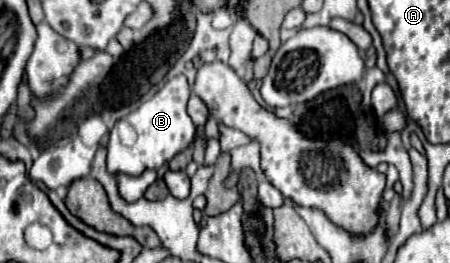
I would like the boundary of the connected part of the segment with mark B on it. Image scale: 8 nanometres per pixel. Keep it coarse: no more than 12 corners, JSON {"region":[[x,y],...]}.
{"region":[[186,76],[170,78],[110,130],[108,172],[158,170],[196,138]]}

